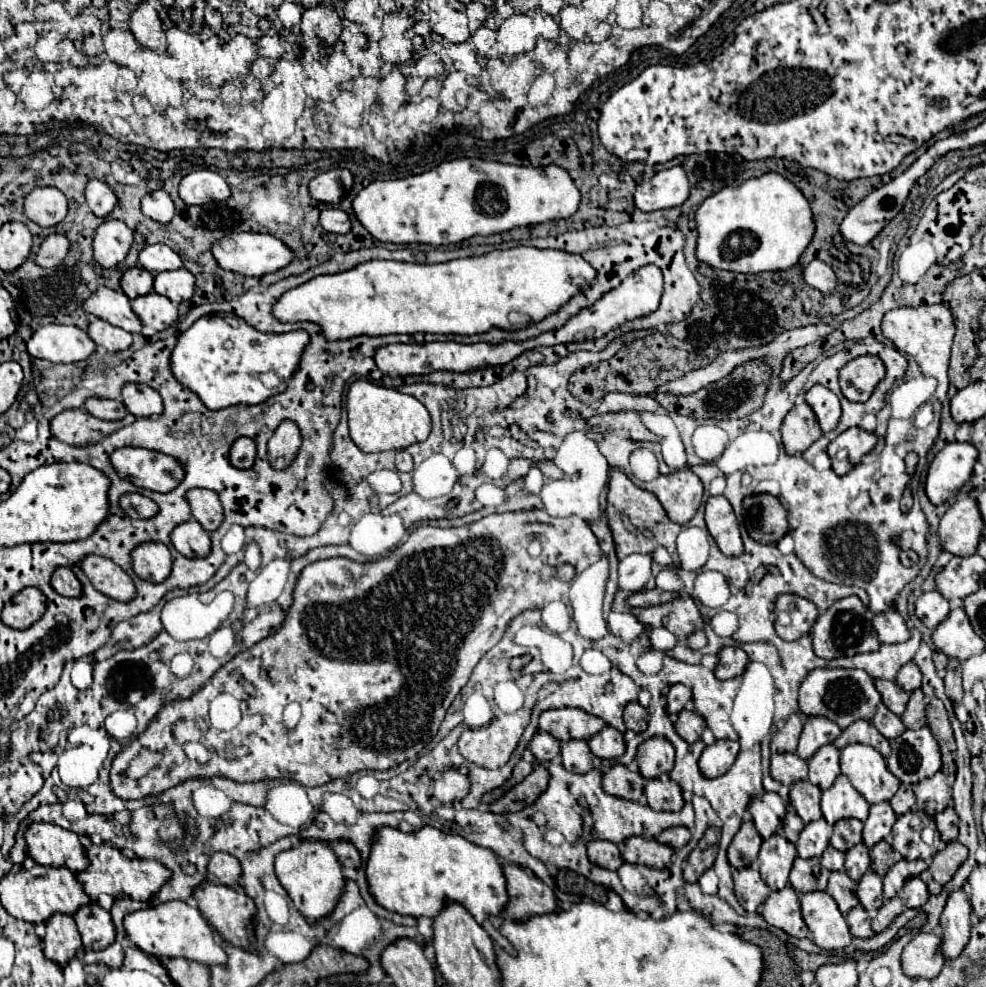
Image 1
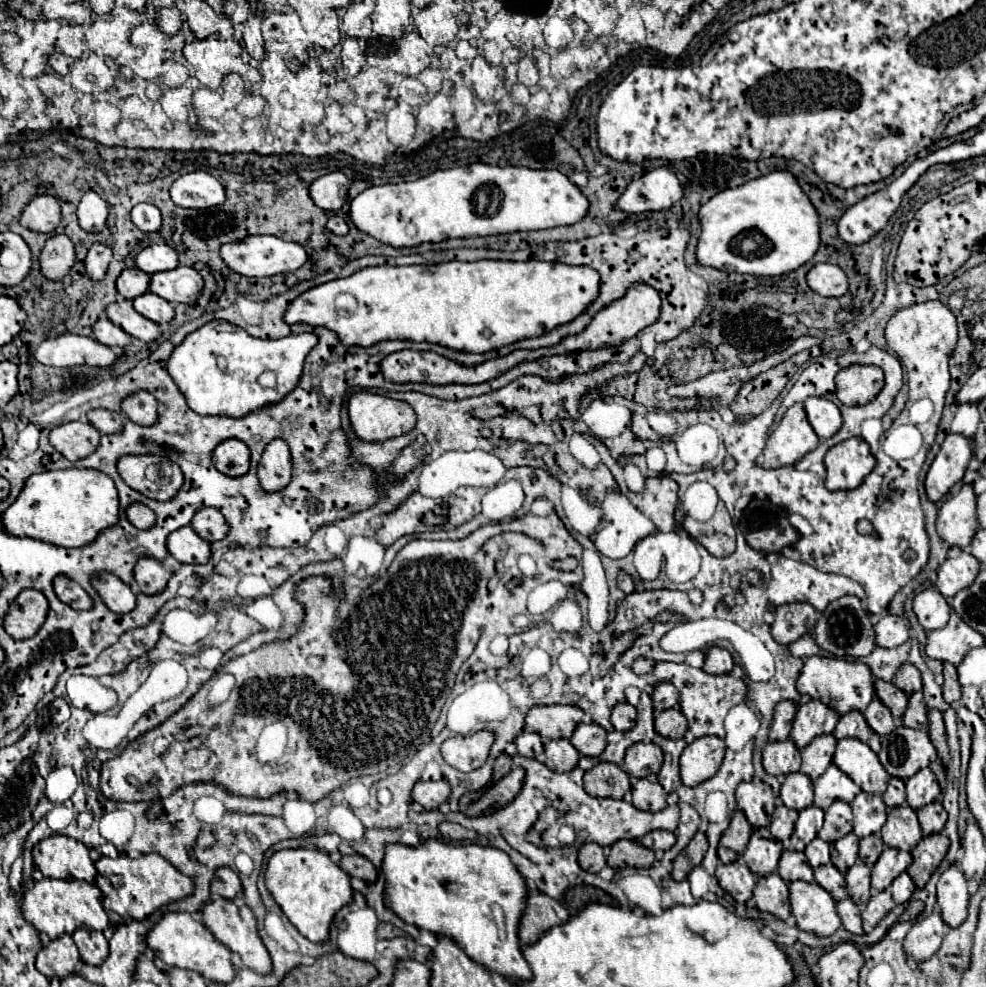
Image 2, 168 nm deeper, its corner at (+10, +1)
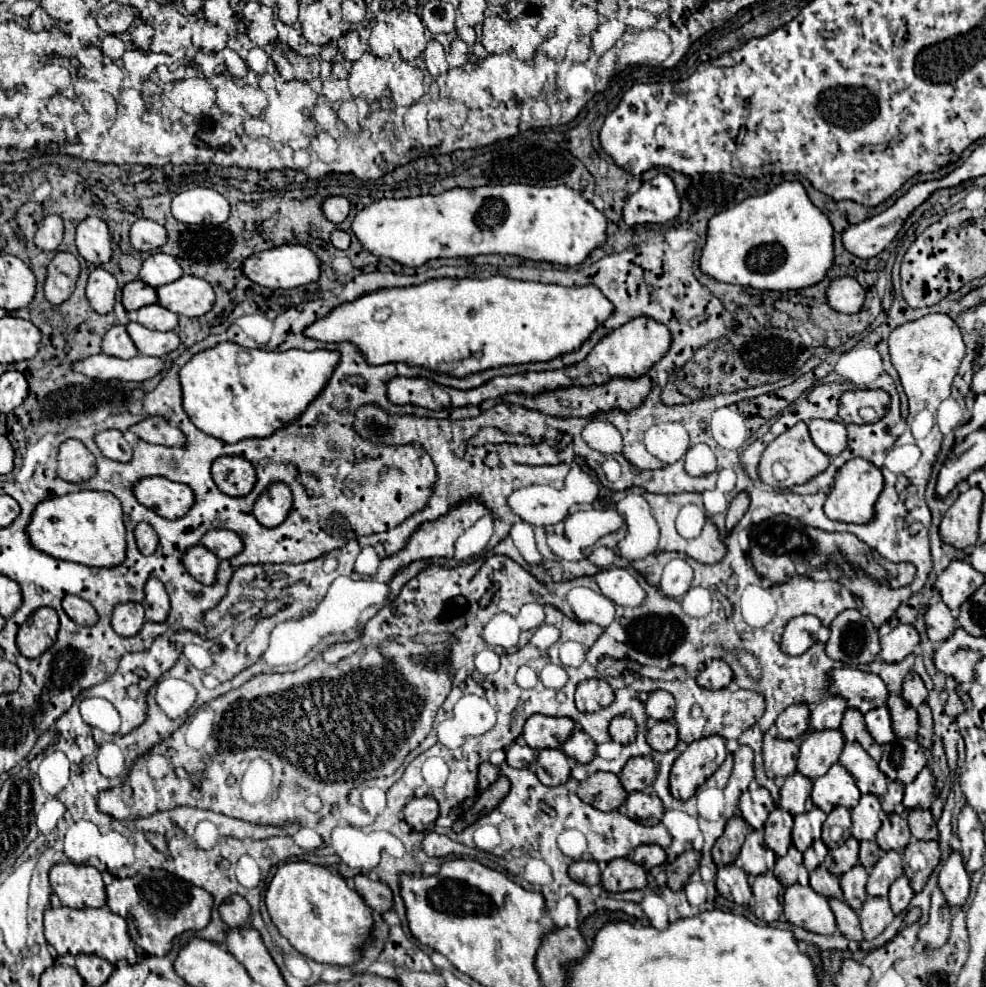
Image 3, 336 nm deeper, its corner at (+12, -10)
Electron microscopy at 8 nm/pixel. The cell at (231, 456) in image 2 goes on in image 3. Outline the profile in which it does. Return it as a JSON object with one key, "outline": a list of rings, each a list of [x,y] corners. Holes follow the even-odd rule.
{"outline":[[[236,455],[218,457],[212,463],[212,479],[226,495],[248,495],[256,483],[256,473],[250,461]]]}

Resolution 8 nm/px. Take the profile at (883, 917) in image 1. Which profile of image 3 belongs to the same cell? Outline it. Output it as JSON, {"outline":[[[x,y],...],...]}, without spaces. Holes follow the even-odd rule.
{"outline":[[[868,897],[860,913],[864,939],[872,941],[874,937],[878,937],[892,923],[892,919],[894,919],[894,913],[890,909],[888,897]]]}

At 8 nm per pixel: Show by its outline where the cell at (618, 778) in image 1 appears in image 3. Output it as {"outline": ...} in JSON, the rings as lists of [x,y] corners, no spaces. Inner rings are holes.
{"outline":[[[600,771],[580,783],[578,797],[584,803],[588,803],[600,811],[614,811],[626,801],[628,793],[624,791],[622,783],[618,781],[618,777],[614,773]]]}

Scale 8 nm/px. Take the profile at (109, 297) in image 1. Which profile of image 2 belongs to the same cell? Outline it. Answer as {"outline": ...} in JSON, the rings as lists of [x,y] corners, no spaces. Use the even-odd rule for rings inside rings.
{"outline":[[[120,298],[120,302],[114,302],[106,308],[106,314],[114,324],[122,326],[122,330],[126,330],[130,336],[134,336],[134,338],[138,338],[146,344],[156,342],[162,336],[160,324],[156,324],[156,322],[144,318],[142,314],[138,314],[130,300]]]}

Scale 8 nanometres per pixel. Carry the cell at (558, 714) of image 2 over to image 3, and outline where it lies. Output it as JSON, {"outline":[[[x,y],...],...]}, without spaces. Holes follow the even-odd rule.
{"outline":[[[530,715],[522,735],[532,749],[560,749],[574,729],[576,723],[568,717]]]}

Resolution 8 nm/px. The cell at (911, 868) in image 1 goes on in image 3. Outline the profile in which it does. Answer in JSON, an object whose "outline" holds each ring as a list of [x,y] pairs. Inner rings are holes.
{"outline":[[[888,851],[870,871],[868,883],[866,883],[866,891],[868,895],[874,897],[886,897],[890,885],[904,875],[902,869],[902,855],[898,851]]]}

